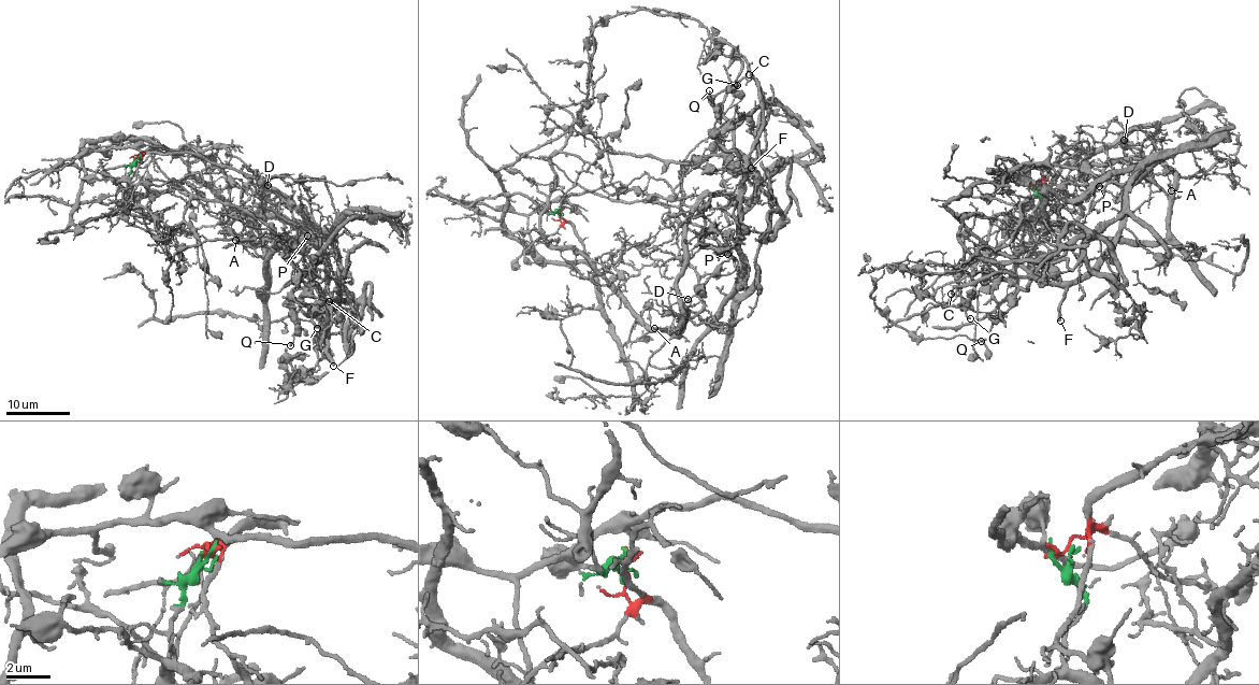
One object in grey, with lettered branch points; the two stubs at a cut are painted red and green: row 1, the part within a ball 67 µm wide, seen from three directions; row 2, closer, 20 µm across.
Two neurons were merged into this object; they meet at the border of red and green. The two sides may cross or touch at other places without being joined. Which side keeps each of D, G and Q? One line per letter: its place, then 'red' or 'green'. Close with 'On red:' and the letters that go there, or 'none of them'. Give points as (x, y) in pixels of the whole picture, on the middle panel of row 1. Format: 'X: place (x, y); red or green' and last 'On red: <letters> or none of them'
D: place (688, 299); red
G: place (737, 85); green
Q: place (709, 90); green
On red: D

